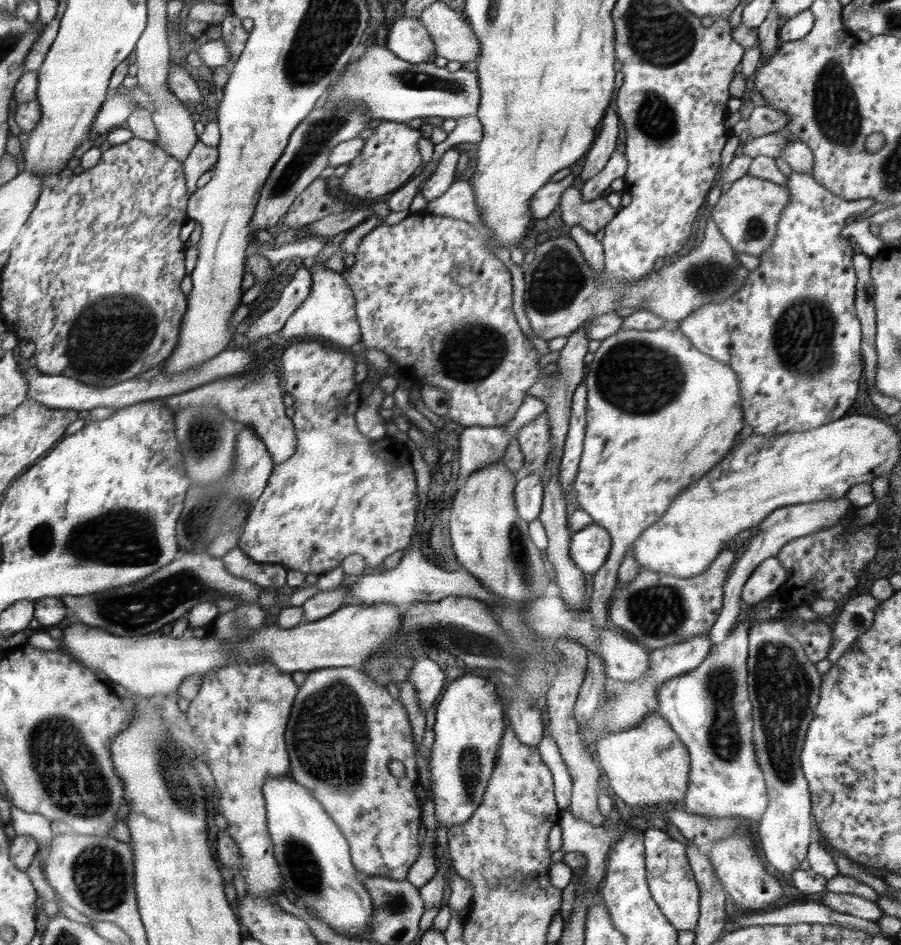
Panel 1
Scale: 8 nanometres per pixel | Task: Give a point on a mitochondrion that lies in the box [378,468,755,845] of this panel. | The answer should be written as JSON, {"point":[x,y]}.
{"point":[724,738]}

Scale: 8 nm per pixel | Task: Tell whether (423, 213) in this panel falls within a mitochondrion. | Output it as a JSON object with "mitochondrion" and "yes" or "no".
{"mitochondrion":"no"}

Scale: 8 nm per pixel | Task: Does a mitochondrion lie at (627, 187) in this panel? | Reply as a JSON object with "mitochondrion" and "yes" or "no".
{"mitochondrion":"no"}

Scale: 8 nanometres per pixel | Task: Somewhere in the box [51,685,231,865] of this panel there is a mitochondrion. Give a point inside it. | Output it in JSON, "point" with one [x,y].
{"point":[183,795]}

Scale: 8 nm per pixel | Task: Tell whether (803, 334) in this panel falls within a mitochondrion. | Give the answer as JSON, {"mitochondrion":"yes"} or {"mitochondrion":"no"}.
{"mitochondrion":"yes"}

